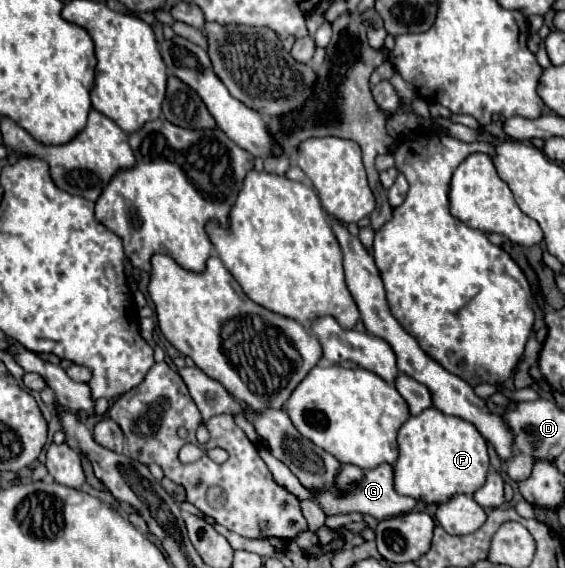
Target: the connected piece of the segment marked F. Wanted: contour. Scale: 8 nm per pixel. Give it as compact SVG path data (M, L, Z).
M430 407L416 417L410 417L398 431L400 457L394 463L394 487L400 495L414 497L424 503L444 503L454 495L472 495L490 469L488 443L482 433L468 421L440 413Z

